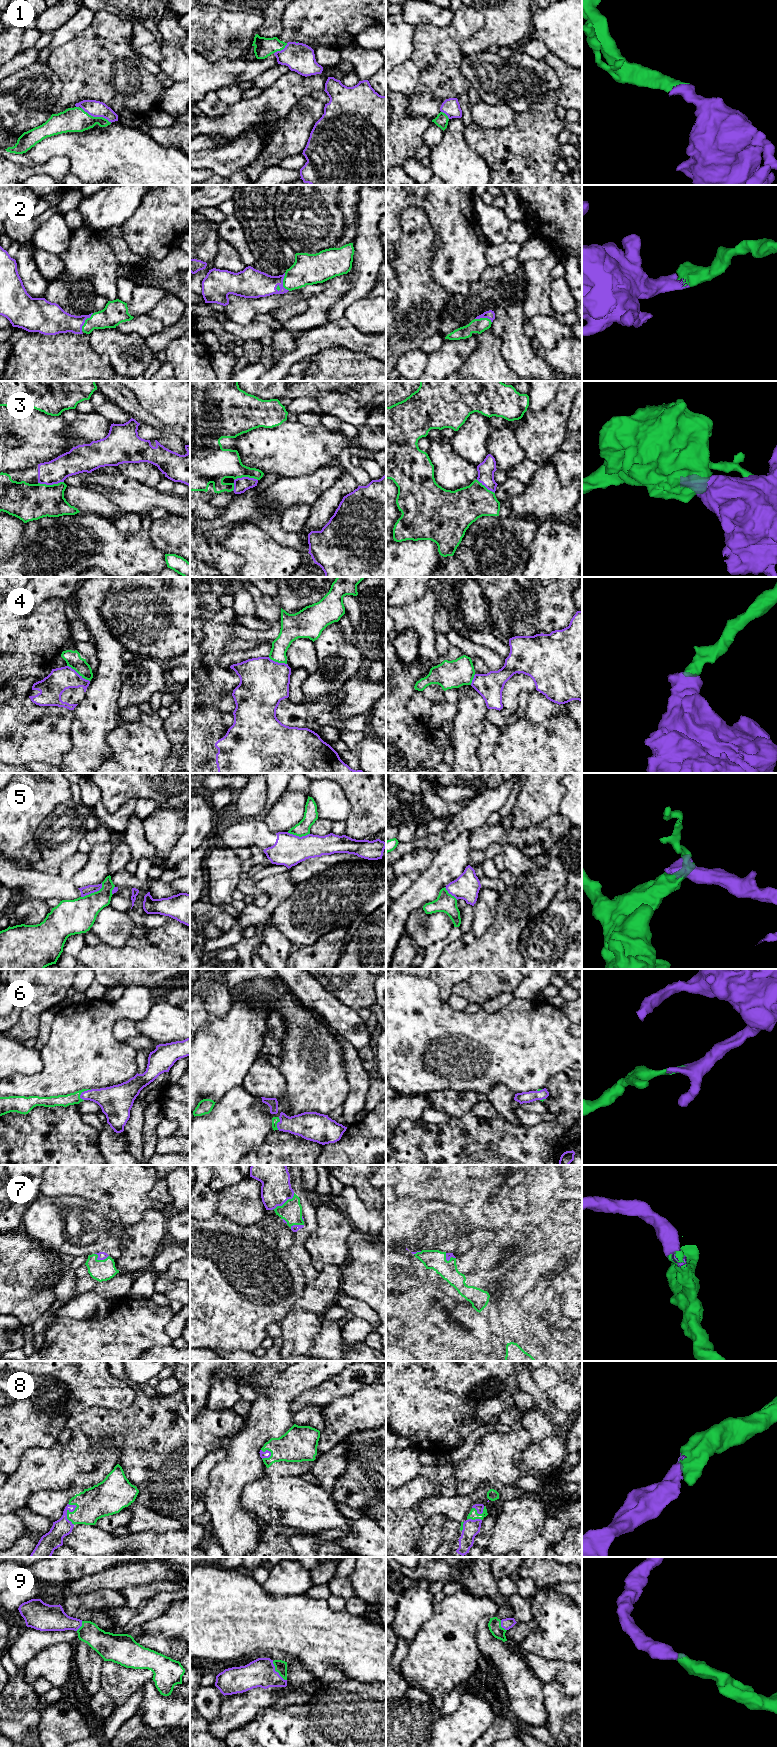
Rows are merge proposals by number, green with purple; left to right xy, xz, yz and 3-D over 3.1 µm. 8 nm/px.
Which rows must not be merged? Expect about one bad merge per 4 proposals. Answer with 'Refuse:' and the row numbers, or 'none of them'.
Refuse: 4, 5

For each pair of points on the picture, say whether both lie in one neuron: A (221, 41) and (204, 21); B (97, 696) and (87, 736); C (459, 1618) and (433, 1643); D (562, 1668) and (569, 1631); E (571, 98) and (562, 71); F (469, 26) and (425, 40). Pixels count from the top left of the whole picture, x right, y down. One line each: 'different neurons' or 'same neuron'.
A: same neuron
B: same neuron
C: same neuron
D: different neurons
E: same neuron
F: same neuron

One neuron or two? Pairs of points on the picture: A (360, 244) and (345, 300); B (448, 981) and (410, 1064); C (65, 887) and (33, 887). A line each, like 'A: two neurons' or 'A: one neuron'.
A: one neuron
B: two neurons
C: one neuron

